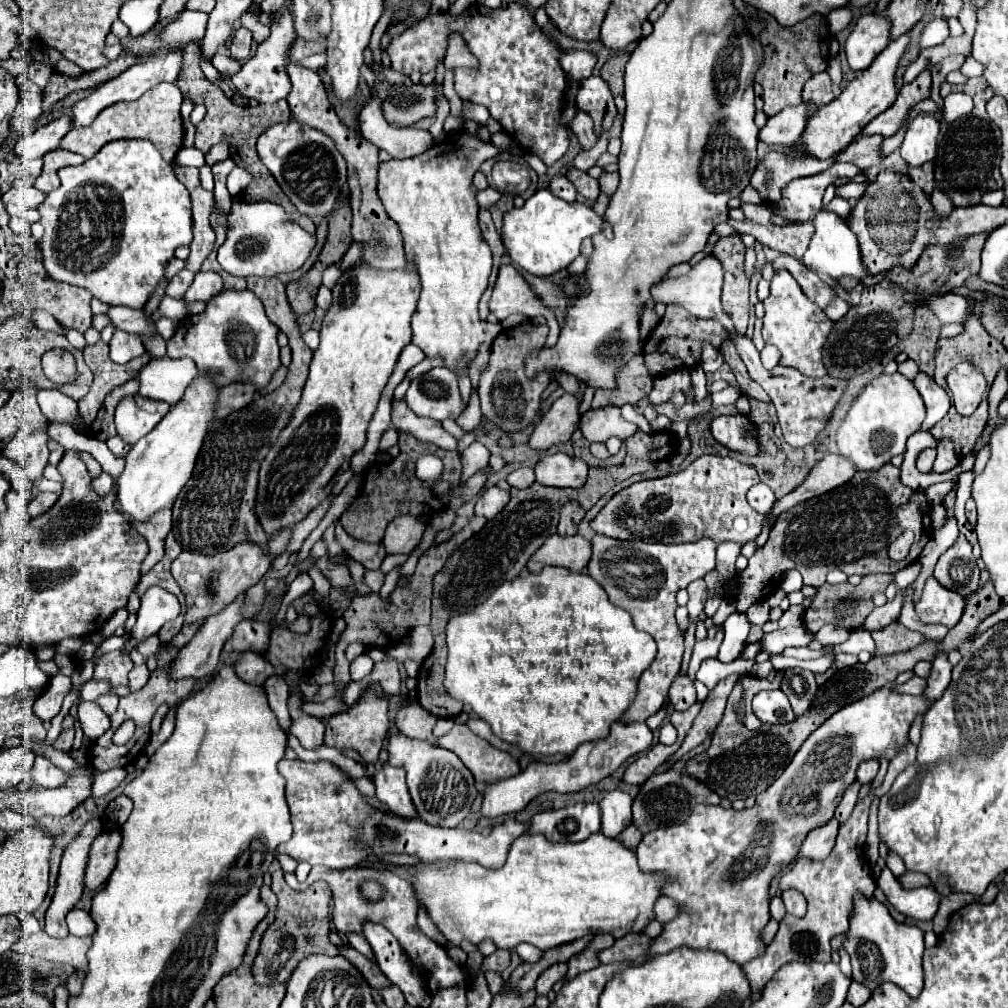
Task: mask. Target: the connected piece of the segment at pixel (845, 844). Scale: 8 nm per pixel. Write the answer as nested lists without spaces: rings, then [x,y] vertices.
[[[908,741],[906,747],[902,751],[898,751],[898,755],[890,761],[890,767],[888,767],[888,773],[886,773],[882,785],[876,787],[864,799],[860,799],[856,803],[852,815],[846,819],[846,823],[842,823],[840,833],[838,833],[838,841],[836,841],[836,847],[832,849],[832,853],[822,861],[798,859],[790,869],[784,871],[784,875],[780,879],[780,889],[796,889],[796,891],[800,891],[808,901],[808,913],[802,919],[786,915],[780,921],[780,929],[778,929],[776,939],[772,941],[770,947],[766,947],[764,955],[760,955],[758,959],[752,959],[752,961],[742,965],[742,971],[746,973],[746,977],[750,981],[750,987],[752,987],[752,1001],[758,999],[758,995],[762,993],[762,987],[788,961],[794,961],[794,959],[830,961],[832,959],[830,941],[832,941],[832,937],[842,935],[842,933],[848,931],[854,893],[860,891],[864,895],[872,895],[874,889],[876,889],[876,881],[872,881],[870,865],[868,865],[868,861],[864,861],[866,859],[864,841],[866,841],[866,833],[868,833],[868,811],[870,811],[872,799],[882,797],[884,793],[888,793],[888,789],[892,787],[896,775],[900,771],[904,771],[908,765],[912,765],[914,759],[916,759],[916,745],[912,745]]]

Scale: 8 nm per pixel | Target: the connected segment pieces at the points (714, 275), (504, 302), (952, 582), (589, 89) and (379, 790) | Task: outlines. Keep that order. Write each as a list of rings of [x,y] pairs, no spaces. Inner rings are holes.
[[[708,255],[704,257],[700,263],[696,263],[692,267],[692,271],[684,277],[678,277],[678,279],[664,279],[662,283],[658,283],[654,289],[652,289],[652,301],[658,303],[666,303],[666,305],[682,305],[688,313],[696,315],[696,317],[704,317],[704,319],[716,319],[720,321],[724,327],[732,329],[732,321],[730,317],[722,311],[722,305],[720,305],[720,291],[722,291],[722,279],[724,279],[724,271],[722,271],[722,265],[720,261],[714,257],[714,255]]]
[[[500,265],[498,279],[496,279],[488,307],[498,317],[498,321],[504,321],[508,315],[514,315],[514,313],[520,313],[526,317],[542,315],[549,327],[545,347],[552,347],[556,344],[560,327],[554,313],[530,289],[528,281],[514,265]]]
[[[960,533],[956,543],[938,559],[934,577],[948,589],[966,597],[980,585],[980,569],[972,555],[972,545]]]
[[[590,77],[582,81],[576,101],[578,107],[594,119],[596,131],[608,131],[608,127],[612,127],[612,121],[616,119],[618,111],[614,105],[612,91],[602,77]]]
[[[384,763],[384,769],[376,771],[374,785],[376,785],[376,797],[384,805],[388,805],[390,813],[402,815],[402,817],[418,817],[406,787],[404,769]]]

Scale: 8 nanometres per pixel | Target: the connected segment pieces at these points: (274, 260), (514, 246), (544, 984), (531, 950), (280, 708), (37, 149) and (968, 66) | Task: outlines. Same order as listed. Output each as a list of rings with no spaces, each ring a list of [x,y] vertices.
[[[232,199],[228,213],[226,241],[218,249],[218,263],[238,277],[276,277],[278,273],[298,271],[310,257],[316,237],[304,231],[298,223],[290,221],[286,211],[276,203],[246,203]]]
[[[548,189],[536,191],[520,209],[510,209],[504,215],[502,243],[510,259],[536,277],[548,277],[560,269],[566,269],[578,255],[582,239],[600,233],[602,217],[586,203],[566,203],[552,195]]]
[[[554,963],[552,967],[548,967],[548,969],[538,977],[534,991],[536,991],[538,995],[548,995],[550,989],[554,987],[554,983],[558,983],[558,981],[566,975],[566,971],[568,971],[566,963]]]
[[[518,945],[516,951],[518,951],[518,955],[520,955],[524,961],[528,961],[528,963],[536,963],[536,961],[542,957],[542,951],[538,951],[536,947],[530,947],[530,945]]]
[[[280,675],[268,677],[266,683],[264,683],[264,689],[268,693],[270,707],[276,713],[282,729],[288,731],[290,729],[290,715],[288,715],[288,707],[286,707],[286,701],[288,701],[288,685],[286,685],[284,677],[280,677]]]
[[[60,117],[44,127],[38,127],[32,135],[22,137],[14,153],[18,159],[42,159],[48,151],[54,151],[60,145],[60,139],[70,131],[70,119]]]
[[[968,57],[966,61],[964,61],[964,65],[962,65],[962,69],[960,69],[966,77],[980,77],[982,73],[984,73],[984,67],[982,67],[982,63],[978,63],[978,61],[974,61],[972,57]]]

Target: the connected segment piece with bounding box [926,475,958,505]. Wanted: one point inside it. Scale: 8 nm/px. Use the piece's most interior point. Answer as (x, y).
(936, 493)

